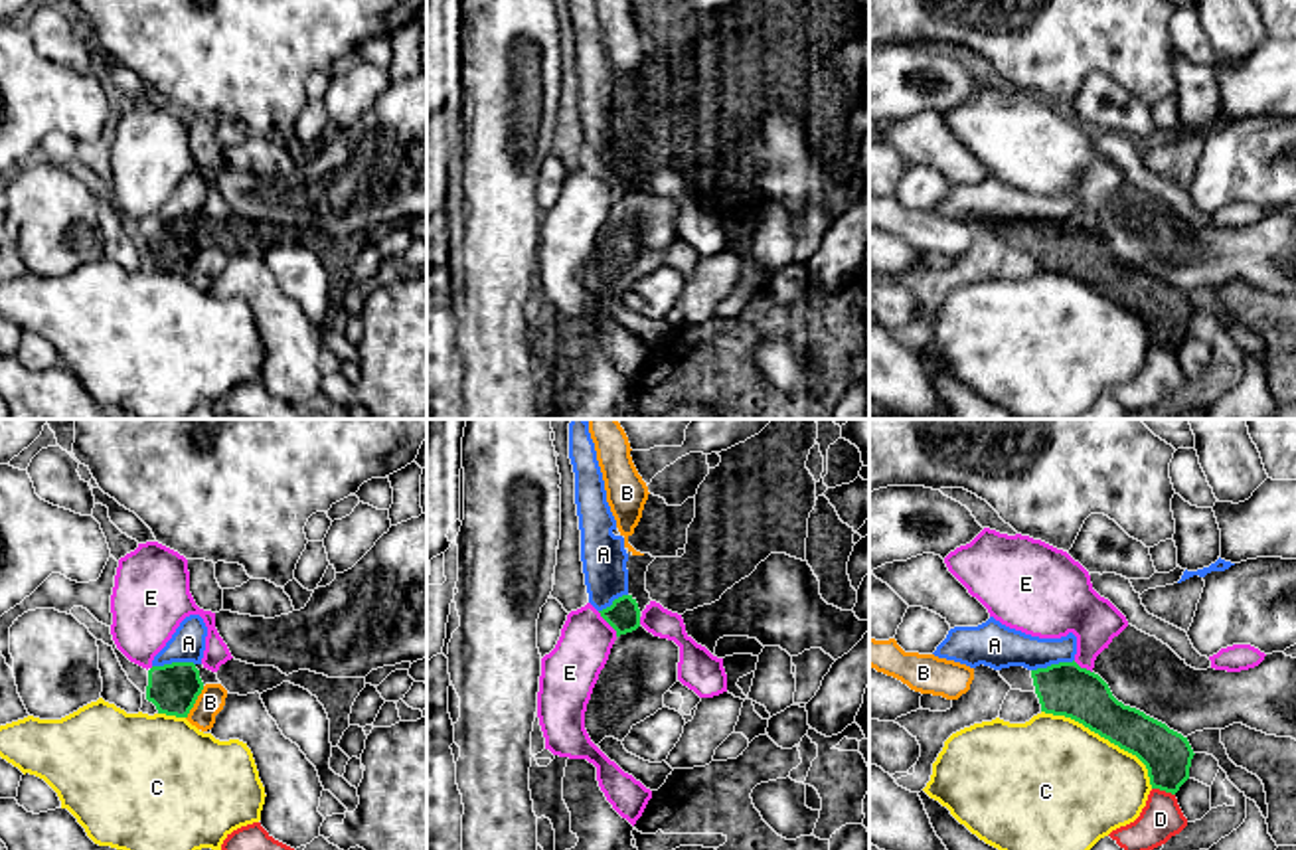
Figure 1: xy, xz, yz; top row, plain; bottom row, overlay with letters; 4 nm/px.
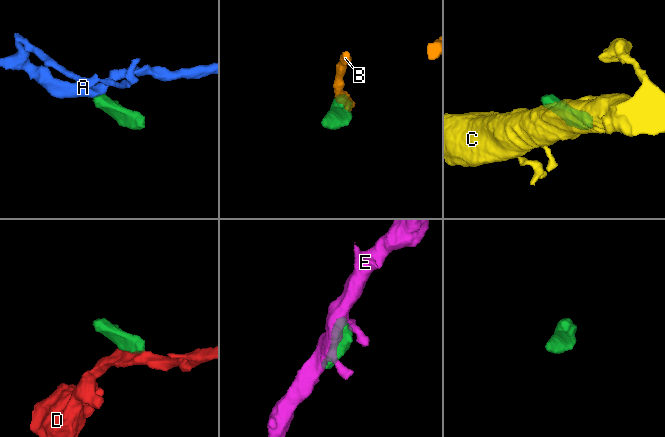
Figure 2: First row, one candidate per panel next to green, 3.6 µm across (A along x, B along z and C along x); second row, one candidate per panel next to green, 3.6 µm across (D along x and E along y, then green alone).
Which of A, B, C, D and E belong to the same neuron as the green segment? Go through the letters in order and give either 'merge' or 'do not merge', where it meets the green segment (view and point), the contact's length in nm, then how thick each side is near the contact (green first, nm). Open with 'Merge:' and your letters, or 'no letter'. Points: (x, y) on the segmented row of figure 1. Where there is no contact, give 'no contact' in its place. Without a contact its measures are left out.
Merge: no letter
A: do not merge | xy (172, 663) | 180 nm | 200/140 nm
B: do not merge | xy (194, 702) | 150 nm | 200/110 nm
C: do not merge | yz (1105, 738) | 550 nm | 220/500 nm
D: do not merge | yz (1164, 789) | 100 nm | 200/170 nm
E: do not merge | xz (607, 621) | 130 nm | 140/220 nm

